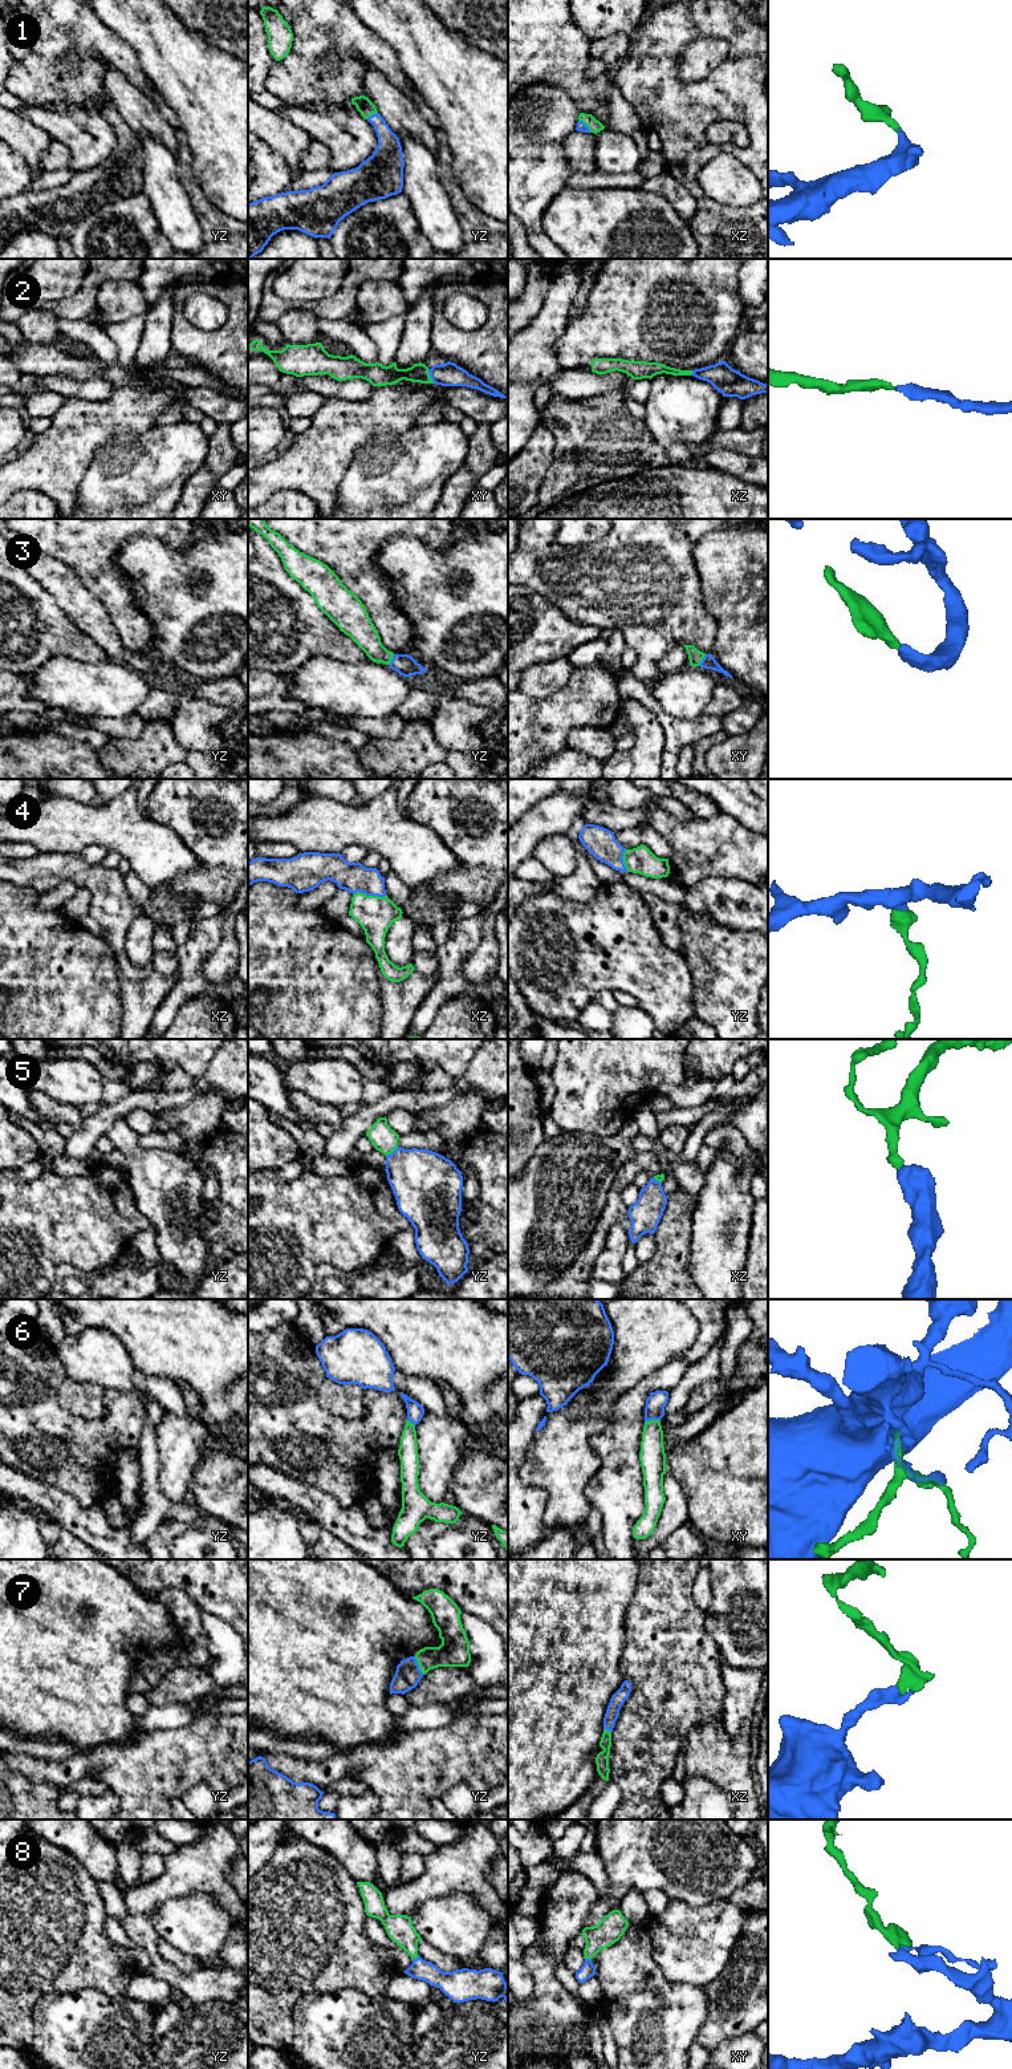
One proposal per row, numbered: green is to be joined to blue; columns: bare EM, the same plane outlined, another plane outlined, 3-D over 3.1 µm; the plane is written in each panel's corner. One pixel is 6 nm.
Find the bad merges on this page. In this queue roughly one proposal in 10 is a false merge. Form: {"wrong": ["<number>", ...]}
{"wrong": []}

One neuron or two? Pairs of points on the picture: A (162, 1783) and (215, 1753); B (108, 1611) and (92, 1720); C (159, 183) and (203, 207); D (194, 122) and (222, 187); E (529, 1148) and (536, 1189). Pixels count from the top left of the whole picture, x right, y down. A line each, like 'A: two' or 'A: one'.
A: one
B: one
C: two
D: one
E: two

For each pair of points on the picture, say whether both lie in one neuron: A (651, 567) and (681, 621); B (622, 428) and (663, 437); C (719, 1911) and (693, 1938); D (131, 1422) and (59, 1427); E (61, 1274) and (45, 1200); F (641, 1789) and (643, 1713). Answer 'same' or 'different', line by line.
A: same
B: different
C: same
D: same
E: different
F: same

